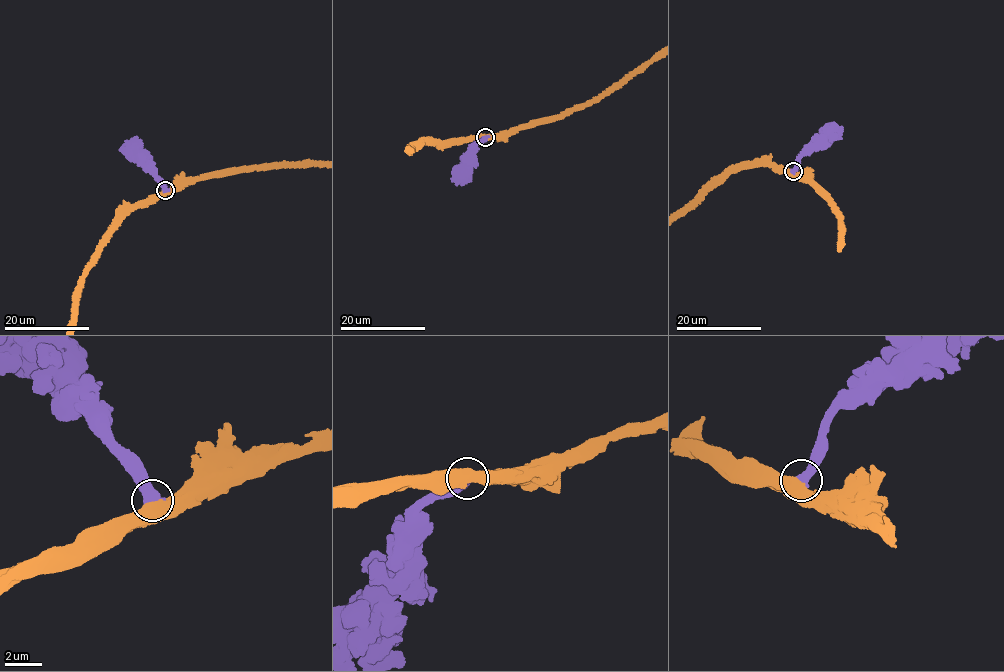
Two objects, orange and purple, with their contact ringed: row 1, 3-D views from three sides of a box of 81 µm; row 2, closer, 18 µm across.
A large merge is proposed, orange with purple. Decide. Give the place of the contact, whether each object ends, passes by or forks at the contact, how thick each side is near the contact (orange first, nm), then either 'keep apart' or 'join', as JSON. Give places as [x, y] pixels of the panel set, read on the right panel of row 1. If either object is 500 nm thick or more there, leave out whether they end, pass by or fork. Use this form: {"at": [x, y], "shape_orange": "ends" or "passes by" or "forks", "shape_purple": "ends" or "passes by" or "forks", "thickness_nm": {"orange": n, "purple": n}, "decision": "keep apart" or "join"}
{"at": [793, 171], "thickness_nm": {"orange": 500, "purple": 500}, "decision": "join"}

